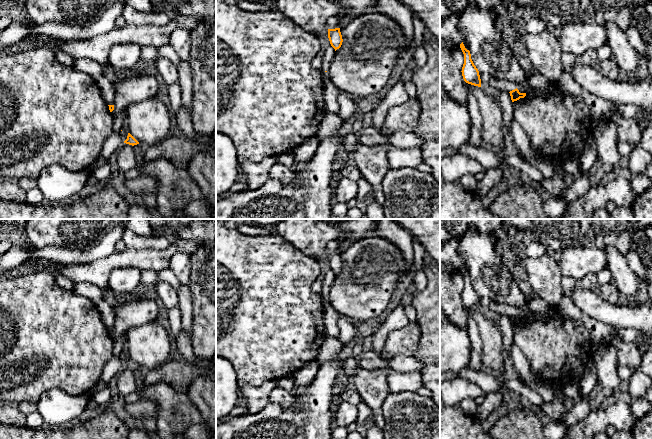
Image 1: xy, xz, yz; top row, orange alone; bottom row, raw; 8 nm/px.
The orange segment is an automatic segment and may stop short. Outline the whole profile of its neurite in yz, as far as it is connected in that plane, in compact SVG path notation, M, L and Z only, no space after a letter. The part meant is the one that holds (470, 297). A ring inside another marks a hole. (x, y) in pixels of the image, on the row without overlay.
M463 266L460 268L460 272L464 278L464 288L461 295L464 305L468 308L481 311L479 295L471 283L470 275L465 272Z

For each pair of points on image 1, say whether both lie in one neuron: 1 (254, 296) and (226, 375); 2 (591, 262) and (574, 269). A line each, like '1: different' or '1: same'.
1: different
2: same

